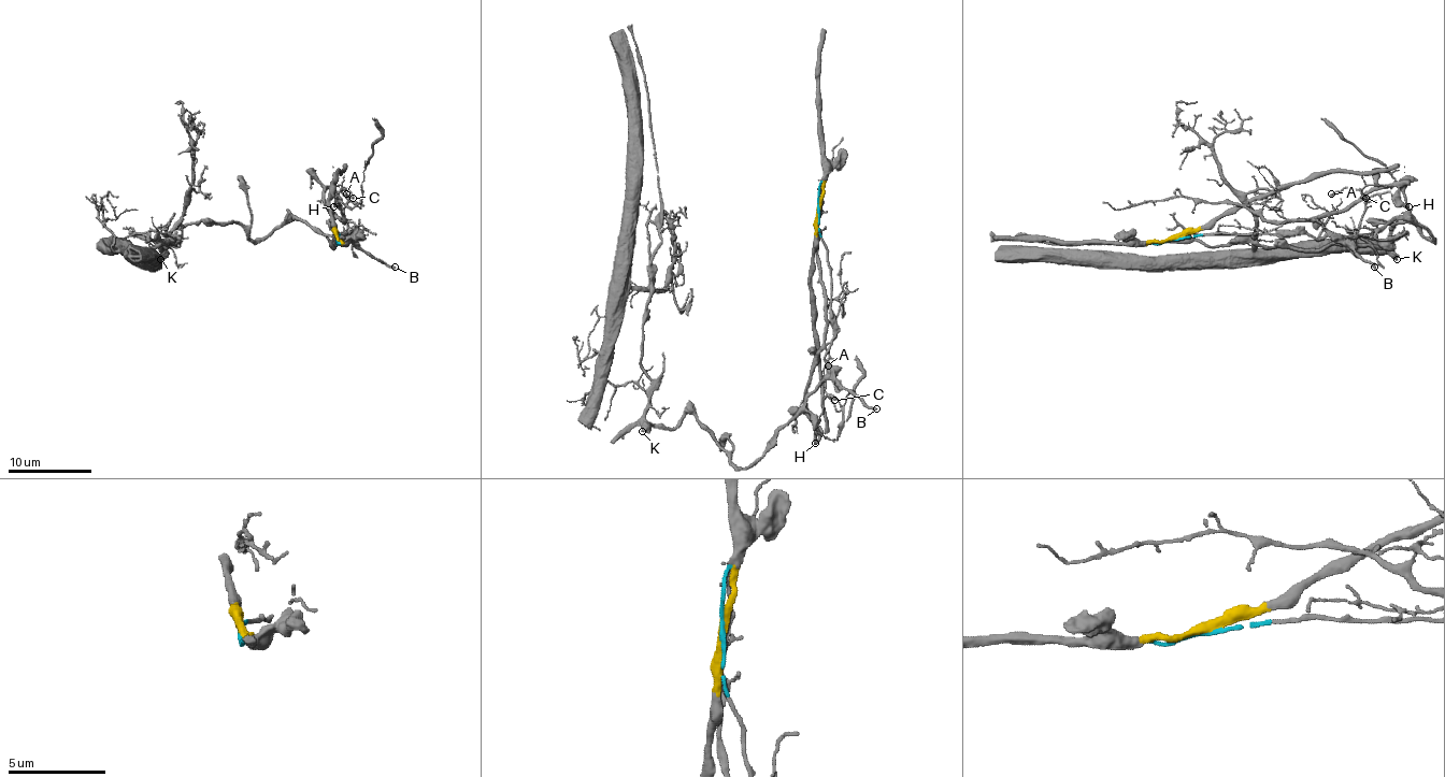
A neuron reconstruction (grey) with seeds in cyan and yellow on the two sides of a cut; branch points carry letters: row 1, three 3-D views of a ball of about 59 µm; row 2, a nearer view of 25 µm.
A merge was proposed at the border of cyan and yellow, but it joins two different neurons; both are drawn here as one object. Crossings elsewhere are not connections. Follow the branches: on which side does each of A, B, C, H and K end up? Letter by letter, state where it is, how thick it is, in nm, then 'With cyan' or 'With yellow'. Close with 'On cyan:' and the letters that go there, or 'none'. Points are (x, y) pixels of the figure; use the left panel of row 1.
A: Place: (346, 193). Thickness 160 nm. With yellow
B: Place: (395, 267). Thickness 220 nm. With cyan
C: Place: (353, 198). Thickness 130 nm. With yellow
H: Place: (333, 206). Thickness 240 nm. With yellow
K: Place: (160, 259). Thickness 500 nm. With cyan
On cyan: B, K

